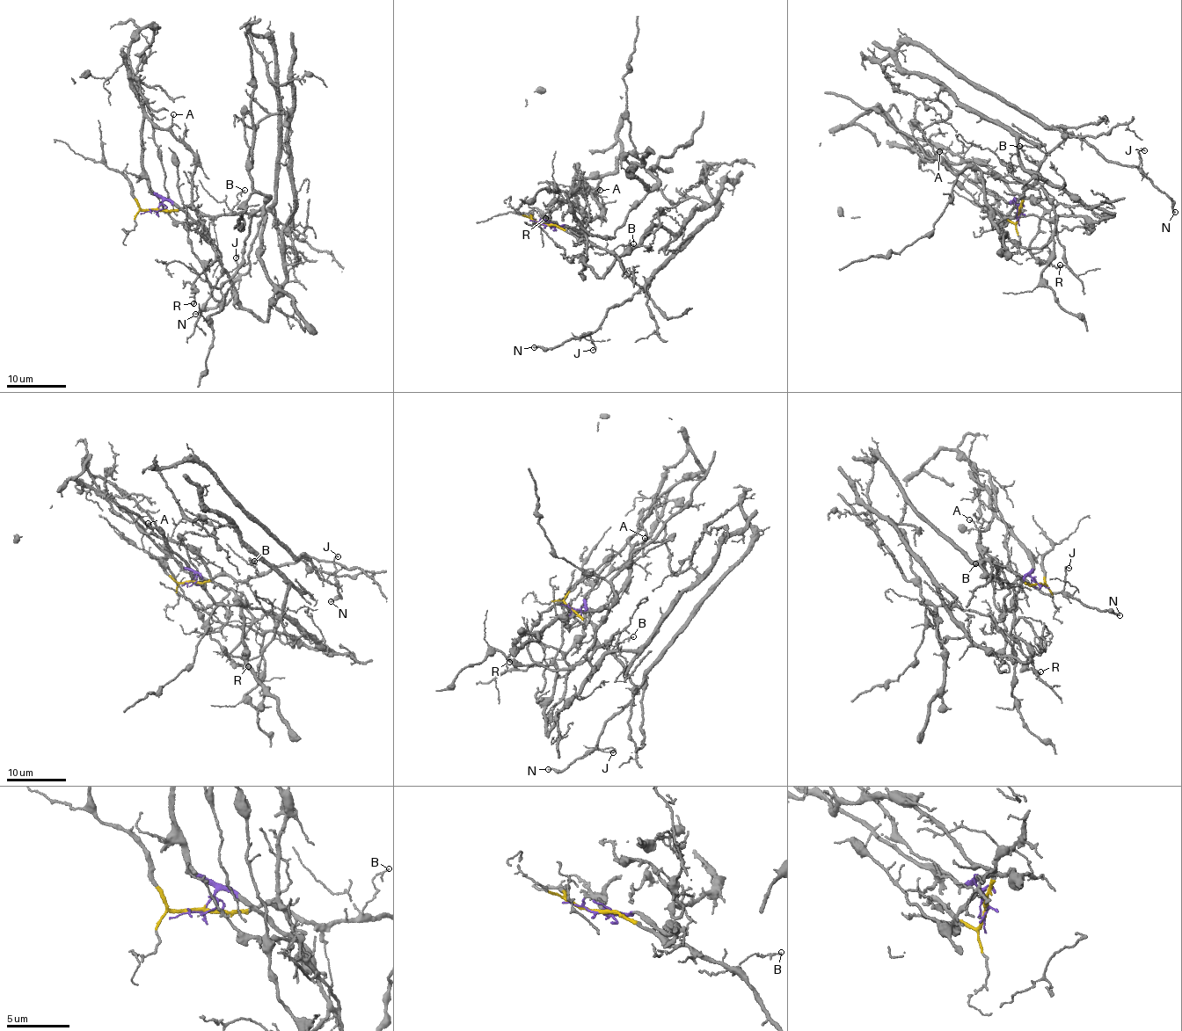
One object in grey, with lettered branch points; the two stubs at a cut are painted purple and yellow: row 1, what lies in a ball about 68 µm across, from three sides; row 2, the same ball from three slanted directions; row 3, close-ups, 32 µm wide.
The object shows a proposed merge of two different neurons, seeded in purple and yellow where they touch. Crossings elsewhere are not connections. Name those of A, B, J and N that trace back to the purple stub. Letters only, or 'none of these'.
A

